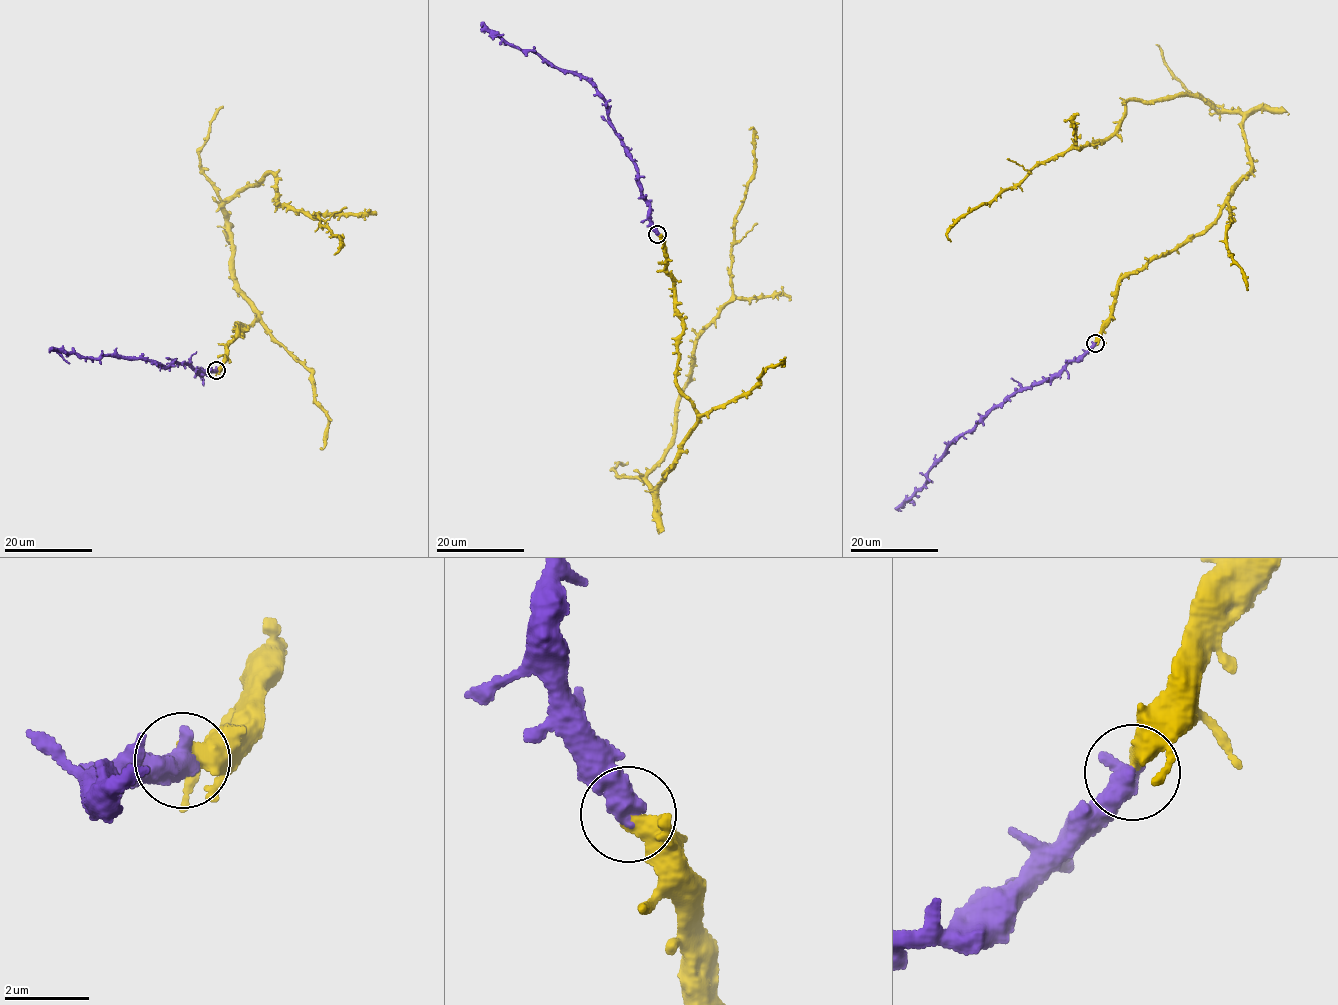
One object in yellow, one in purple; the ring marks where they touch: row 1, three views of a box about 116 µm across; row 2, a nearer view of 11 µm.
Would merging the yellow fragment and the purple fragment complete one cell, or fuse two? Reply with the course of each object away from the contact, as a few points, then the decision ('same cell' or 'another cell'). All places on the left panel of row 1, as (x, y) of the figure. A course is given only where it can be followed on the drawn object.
course yellow (216, 370), (257, 317), (235, 286), (225, 203), (266, 171), (279, 203), (341, 238), (333, 254); course purple (216, 370), (200, 372), (190, 363), (176, 360), (165, 365), (109, 354), (97, 358), (58, 350), (49, 352); same cell

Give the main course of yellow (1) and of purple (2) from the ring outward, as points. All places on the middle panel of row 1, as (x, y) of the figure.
1: (658, 233), (683, 323), (675, 381), (697, 416), (657, 491), (647, 472), (695, 340), (731, 298), (748, 129)
2: (658, 233), (636, 165), (600, 94), (584, 78), (551, 67), (537, 53), (503, 42), (481, 26)

